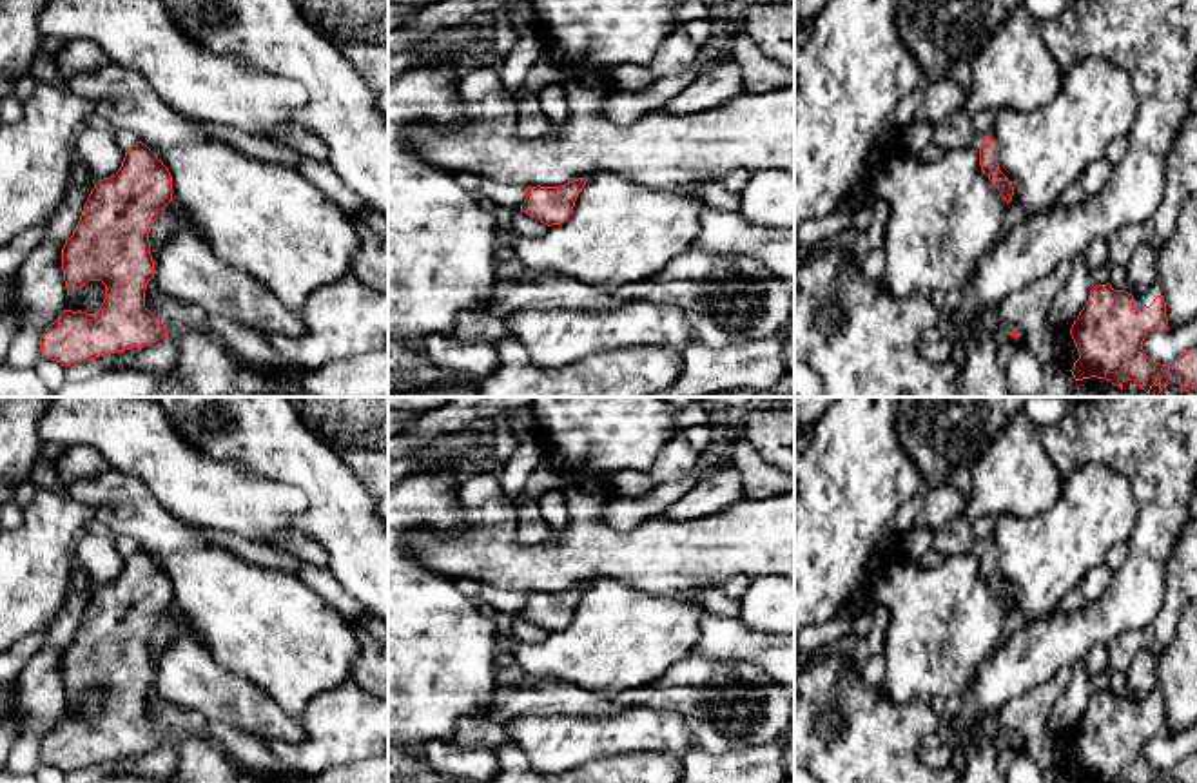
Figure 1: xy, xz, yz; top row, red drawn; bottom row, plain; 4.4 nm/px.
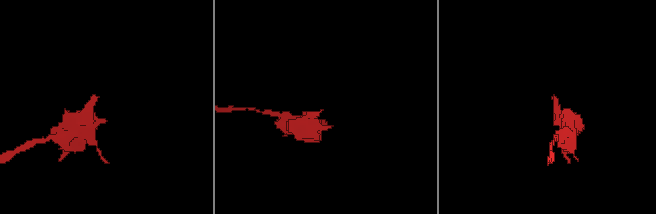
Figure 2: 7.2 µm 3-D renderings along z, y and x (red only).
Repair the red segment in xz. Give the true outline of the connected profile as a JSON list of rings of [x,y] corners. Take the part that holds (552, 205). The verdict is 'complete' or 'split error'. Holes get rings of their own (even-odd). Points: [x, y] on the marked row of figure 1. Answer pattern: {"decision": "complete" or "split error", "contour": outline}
{"decision": "complete", "contour": [[[588,178],[560,187],[528,187],[521,210],[551,227],[568,221]]]}

